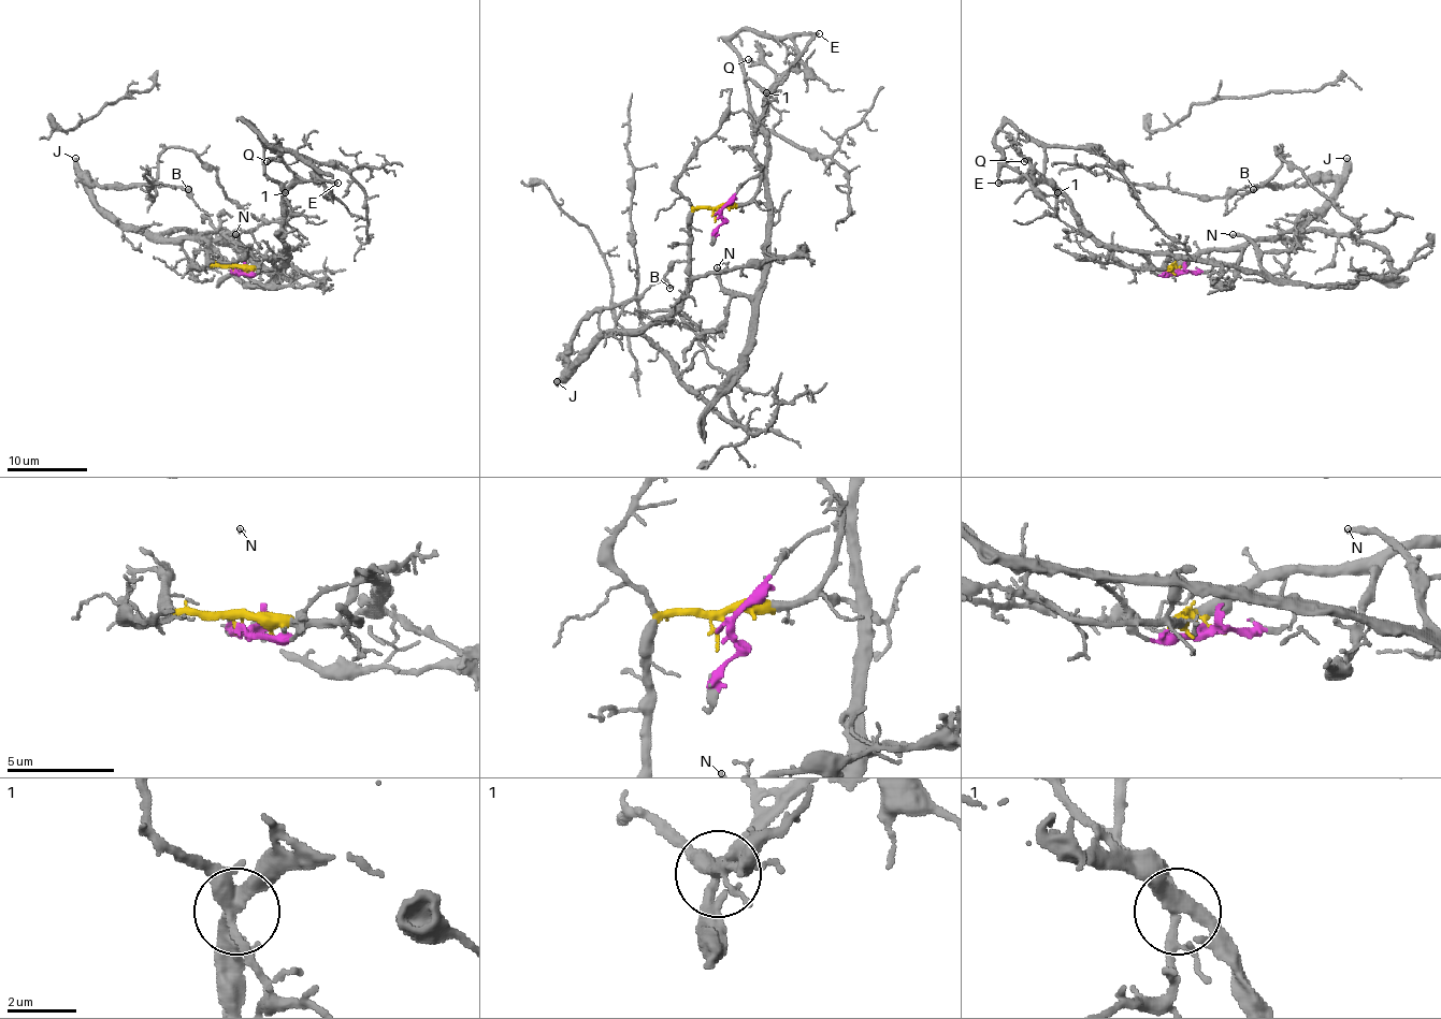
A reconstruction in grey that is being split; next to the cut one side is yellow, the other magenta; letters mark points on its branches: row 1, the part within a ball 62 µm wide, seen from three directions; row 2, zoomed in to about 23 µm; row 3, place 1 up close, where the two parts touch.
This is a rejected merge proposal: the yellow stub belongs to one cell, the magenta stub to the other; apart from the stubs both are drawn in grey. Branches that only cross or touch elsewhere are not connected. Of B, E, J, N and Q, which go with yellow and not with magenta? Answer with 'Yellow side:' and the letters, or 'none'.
Yellow side: B, J

